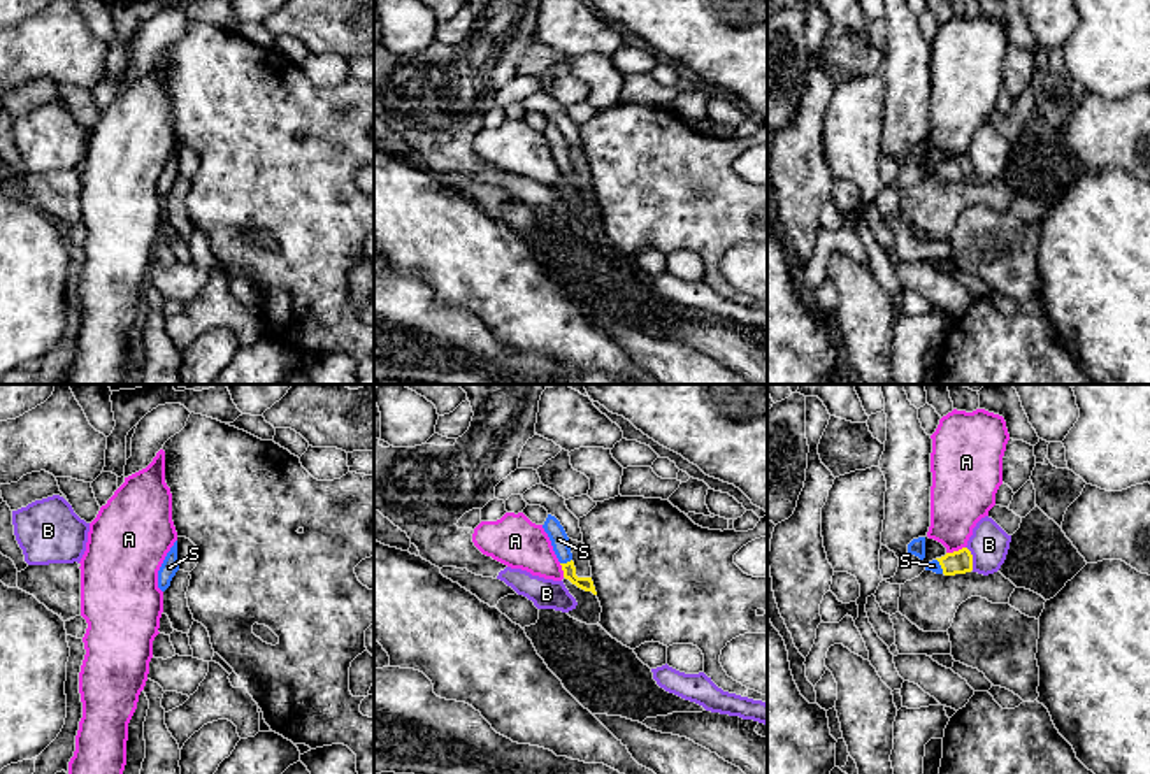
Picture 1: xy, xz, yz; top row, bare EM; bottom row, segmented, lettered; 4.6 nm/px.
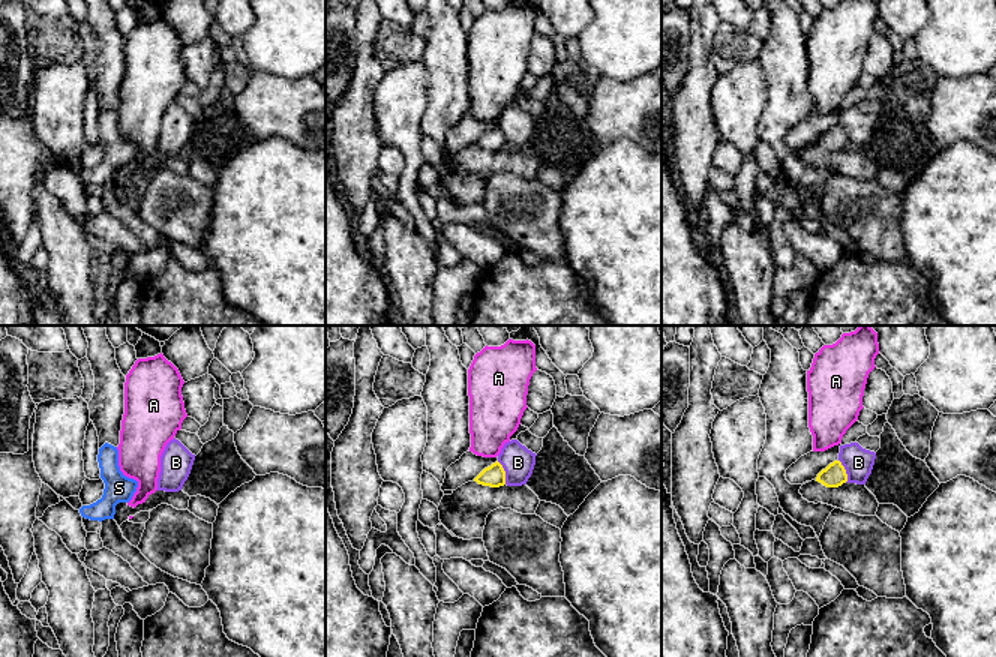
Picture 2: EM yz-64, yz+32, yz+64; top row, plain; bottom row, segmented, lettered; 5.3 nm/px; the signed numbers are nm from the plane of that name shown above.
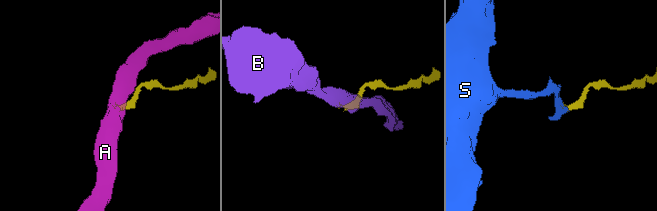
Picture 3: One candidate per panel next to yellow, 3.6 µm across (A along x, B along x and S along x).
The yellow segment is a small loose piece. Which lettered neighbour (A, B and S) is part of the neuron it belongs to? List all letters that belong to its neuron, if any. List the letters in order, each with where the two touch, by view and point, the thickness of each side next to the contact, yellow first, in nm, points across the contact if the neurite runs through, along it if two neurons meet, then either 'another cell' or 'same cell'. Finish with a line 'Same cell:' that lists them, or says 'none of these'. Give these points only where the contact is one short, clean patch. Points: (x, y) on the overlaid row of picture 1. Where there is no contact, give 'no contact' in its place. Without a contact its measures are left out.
A: contact yz (955, 551); calibres 110 and 280 nm; border yz (964, 546), (947, 553); another cell
B: contact yz (971, 558); calibres 110 and 180 nm; border yz (966, 546), (973, 569); another cell
S: contact xz (567, 562); calibres 60 and 80 nm; way xz (569, 571), (567, 562), (559, 539); same cell
Same cell: S

